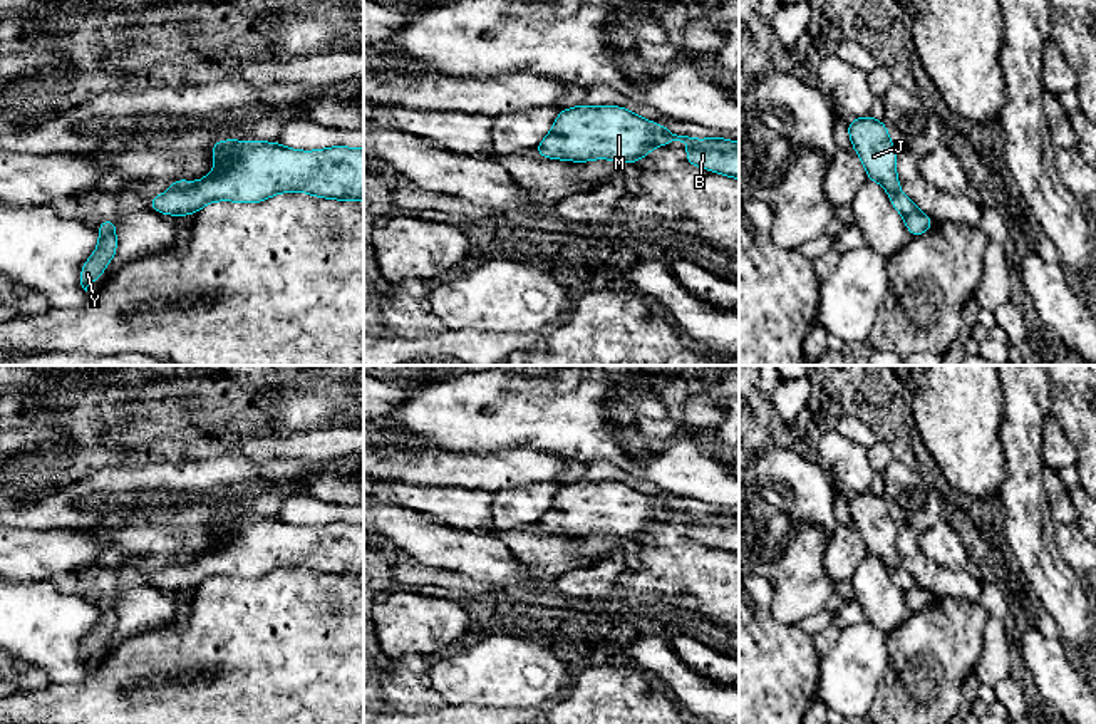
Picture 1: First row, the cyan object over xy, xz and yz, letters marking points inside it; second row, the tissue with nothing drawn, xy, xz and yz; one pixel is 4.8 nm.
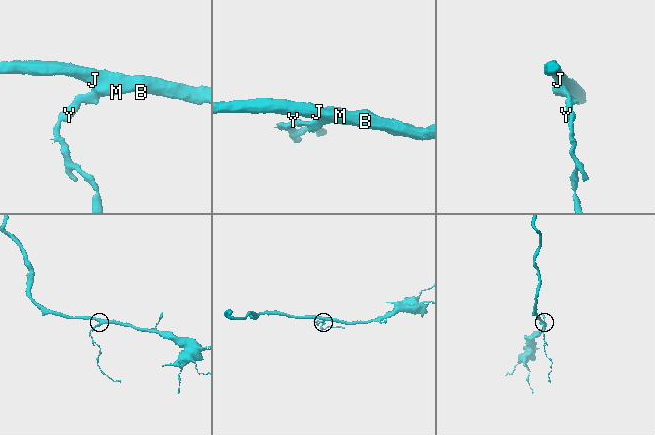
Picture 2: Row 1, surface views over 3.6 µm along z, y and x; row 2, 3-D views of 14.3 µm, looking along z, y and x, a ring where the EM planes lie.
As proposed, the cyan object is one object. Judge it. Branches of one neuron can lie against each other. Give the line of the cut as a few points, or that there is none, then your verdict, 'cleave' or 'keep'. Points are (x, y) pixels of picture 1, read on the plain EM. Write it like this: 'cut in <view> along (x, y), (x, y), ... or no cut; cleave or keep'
no cut; keep

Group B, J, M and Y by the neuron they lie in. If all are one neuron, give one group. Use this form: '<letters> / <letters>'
B J M Y

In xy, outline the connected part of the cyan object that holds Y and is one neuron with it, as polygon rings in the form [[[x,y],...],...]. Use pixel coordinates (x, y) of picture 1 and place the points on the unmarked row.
[[[111,592],[101,598],[97,607],[99,620],[80,644],[80,660],[85,667],[87,662],[104,649],[106,642],[114,634],[117,625],[116,598]]]

